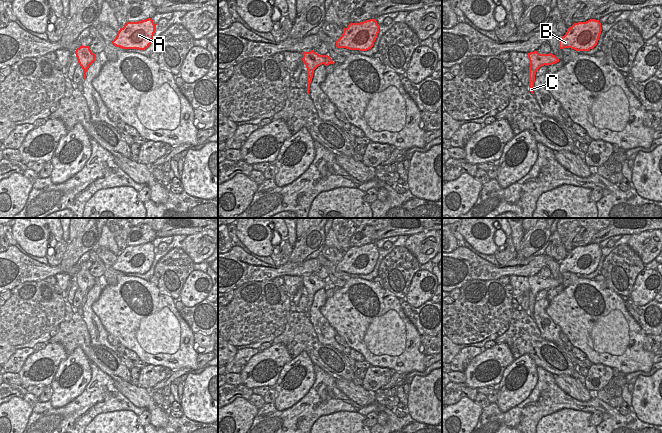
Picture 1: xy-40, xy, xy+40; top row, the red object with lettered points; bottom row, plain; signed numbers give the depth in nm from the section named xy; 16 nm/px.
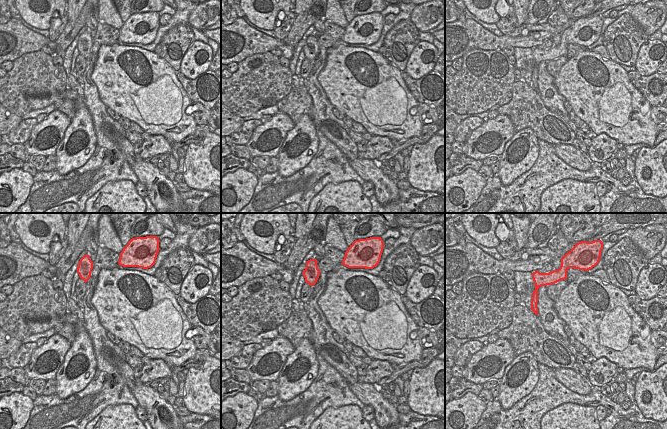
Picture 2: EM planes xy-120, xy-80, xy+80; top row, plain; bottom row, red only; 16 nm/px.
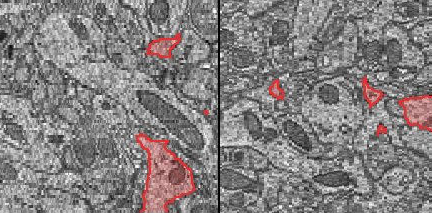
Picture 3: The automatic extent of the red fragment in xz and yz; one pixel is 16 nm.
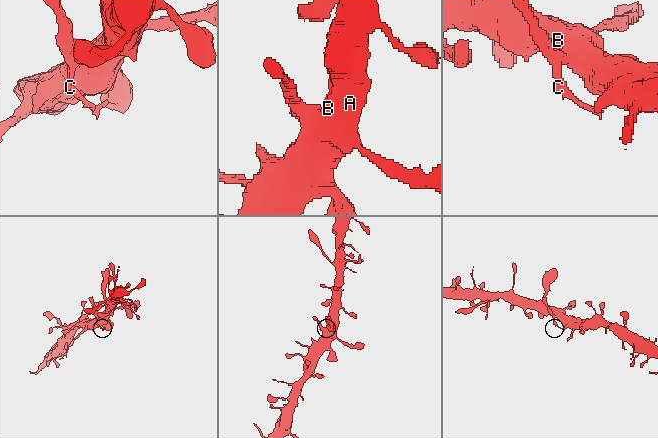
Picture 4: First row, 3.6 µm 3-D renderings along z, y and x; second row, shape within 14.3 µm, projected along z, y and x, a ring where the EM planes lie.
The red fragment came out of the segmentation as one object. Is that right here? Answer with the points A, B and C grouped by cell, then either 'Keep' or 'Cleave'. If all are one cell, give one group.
Groups: A B / C. Cleave.

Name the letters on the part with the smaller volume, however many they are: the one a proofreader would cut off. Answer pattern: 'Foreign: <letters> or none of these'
Foreign: C.

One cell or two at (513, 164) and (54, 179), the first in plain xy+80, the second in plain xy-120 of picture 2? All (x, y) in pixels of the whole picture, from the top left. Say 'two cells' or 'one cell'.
two cells

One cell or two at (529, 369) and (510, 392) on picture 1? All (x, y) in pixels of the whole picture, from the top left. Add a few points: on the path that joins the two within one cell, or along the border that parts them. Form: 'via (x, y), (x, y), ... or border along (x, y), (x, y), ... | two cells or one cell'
via (527, 376), (524, 384), (517, 389) | one cell

